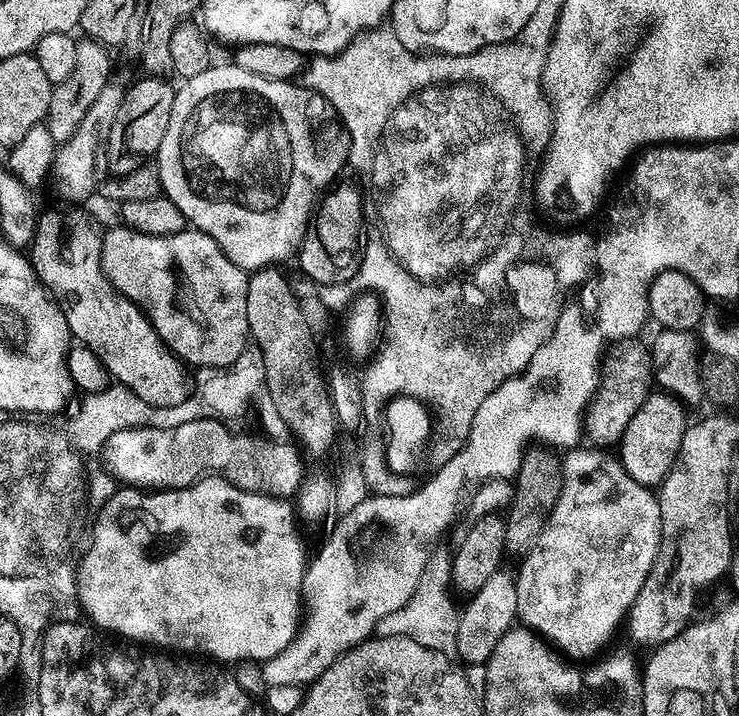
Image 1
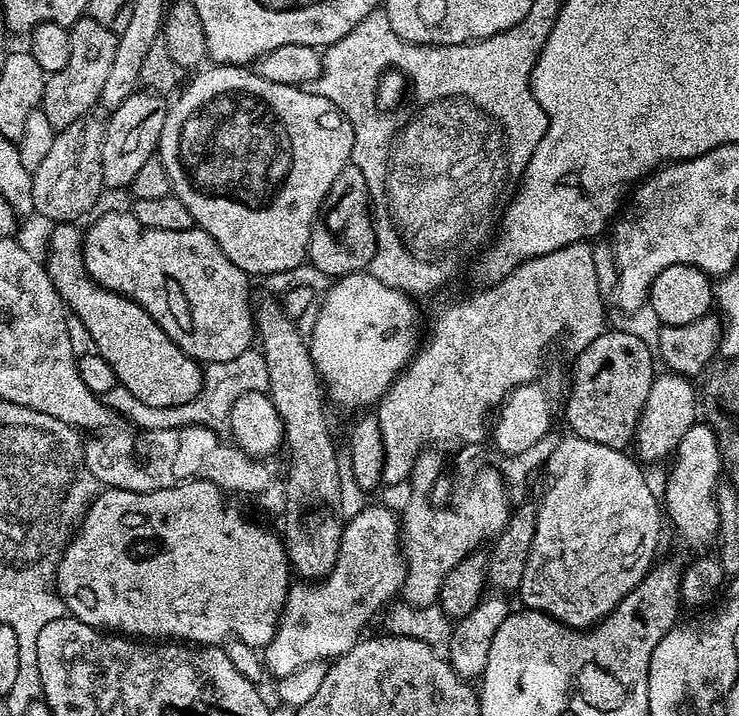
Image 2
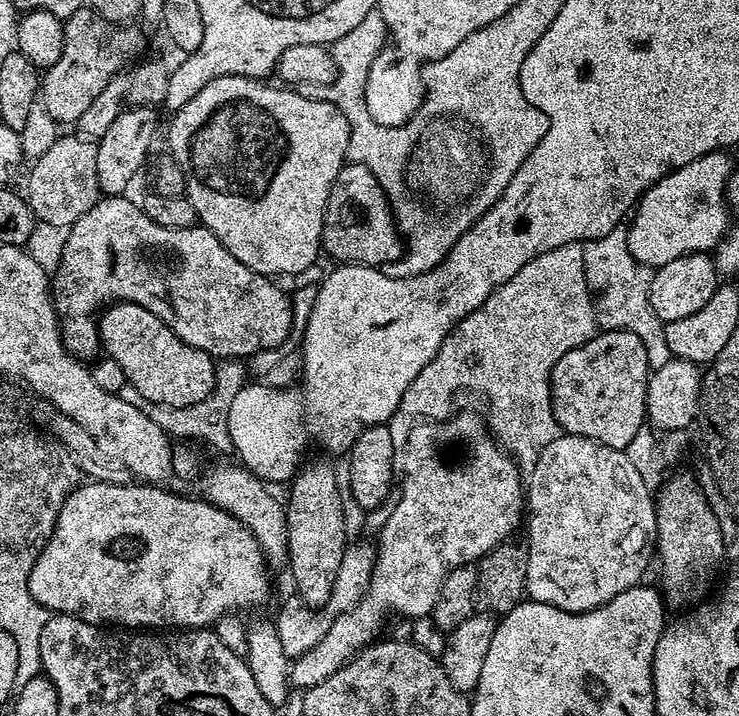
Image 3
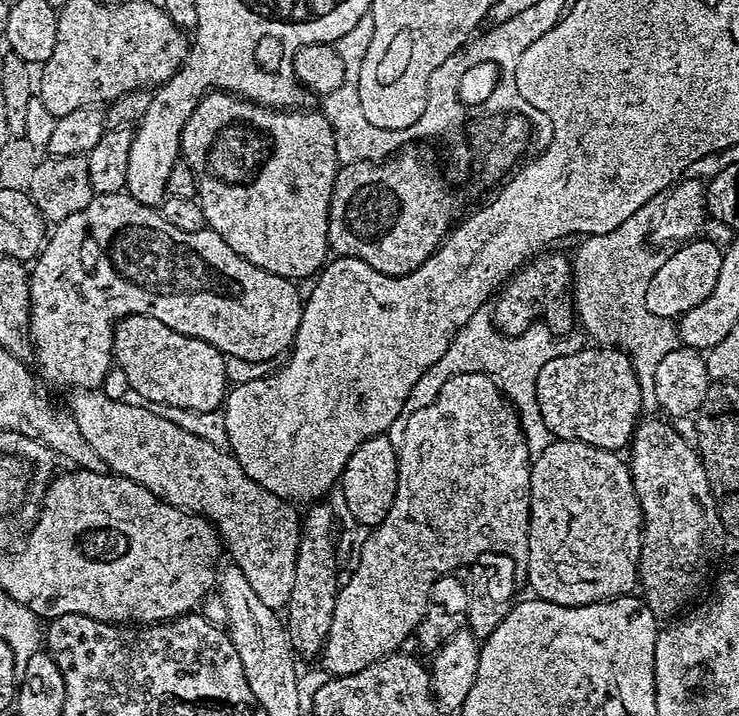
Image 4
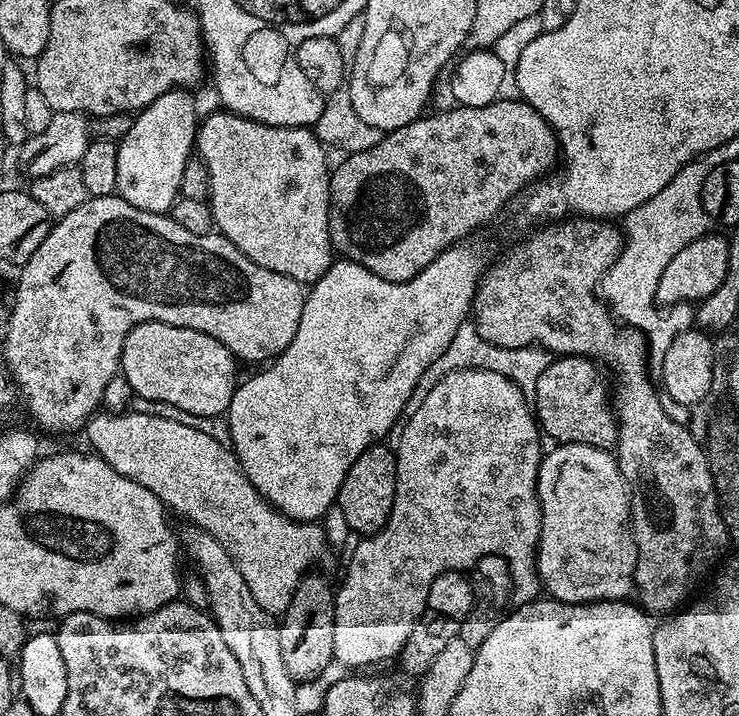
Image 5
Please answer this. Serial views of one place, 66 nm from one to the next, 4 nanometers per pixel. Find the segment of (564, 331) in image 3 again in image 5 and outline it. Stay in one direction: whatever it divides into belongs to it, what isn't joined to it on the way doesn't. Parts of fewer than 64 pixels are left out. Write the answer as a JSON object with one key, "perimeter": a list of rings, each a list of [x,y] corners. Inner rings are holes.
{"perimeter":[[[466,322],[458,330],[454,342],[450,342],[450,346],[446,346],[444,353],[428,367],[426,374],[422,374],[422,378],[418,378],[418,386],[414,386],[414,394],[410,394],[410,402],[406,402],[404,407],[404,416],[414,414],[414,410],[418,410],[418,406],[422,406],[422,398],[426,398],[426,394],[430,394],[430,390],[434,390],[434,386],[438,386],[438,382],[442,377],[451,372],[466,370],[467,368],[494,370],[498,374],[510,378],[510,382],[517,384],[524,391],[525,396],[535,397],[538,378],[542,378],[542,370],[546,370],[549,362],[550,354],[544,348],[535,346],[530,348],[494,346],[478,334],[475,323]]]}

